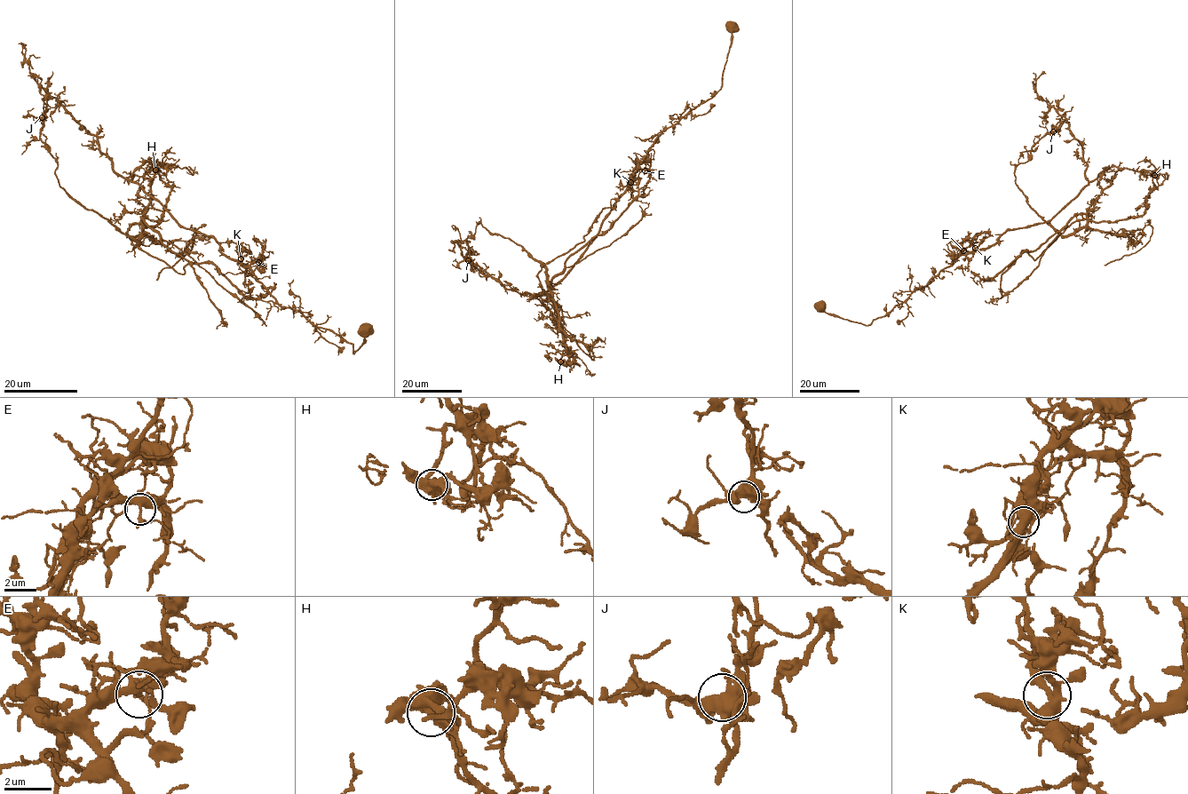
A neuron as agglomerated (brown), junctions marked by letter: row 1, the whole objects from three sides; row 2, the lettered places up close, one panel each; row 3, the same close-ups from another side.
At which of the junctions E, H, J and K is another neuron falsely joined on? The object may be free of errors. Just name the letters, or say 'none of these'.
H

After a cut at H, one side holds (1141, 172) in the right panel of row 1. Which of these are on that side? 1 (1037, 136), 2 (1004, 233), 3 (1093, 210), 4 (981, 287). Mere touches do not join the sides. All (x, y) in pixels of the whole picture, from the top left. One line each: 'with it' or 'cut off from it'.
1: cut off from it
2: with it
3: cut off from it
4: cut off from it

